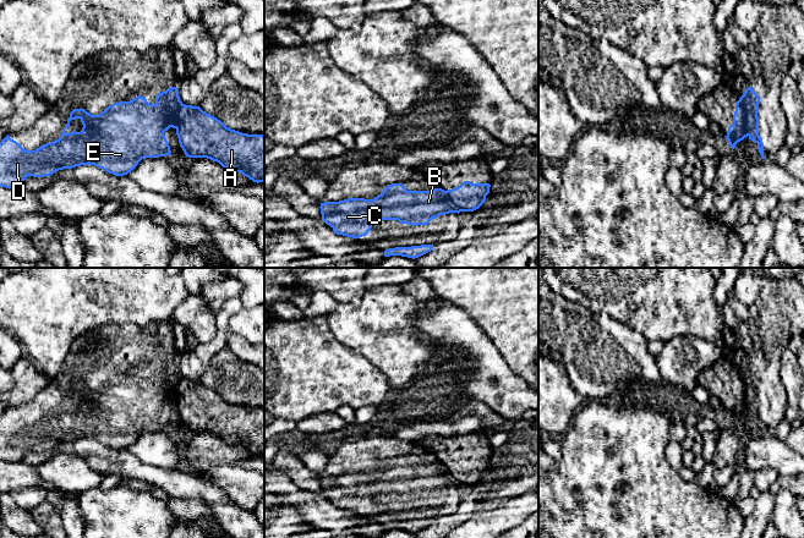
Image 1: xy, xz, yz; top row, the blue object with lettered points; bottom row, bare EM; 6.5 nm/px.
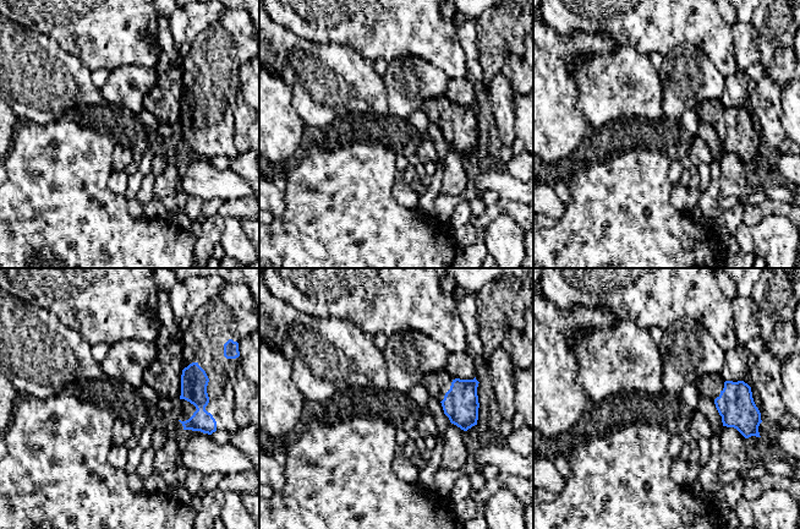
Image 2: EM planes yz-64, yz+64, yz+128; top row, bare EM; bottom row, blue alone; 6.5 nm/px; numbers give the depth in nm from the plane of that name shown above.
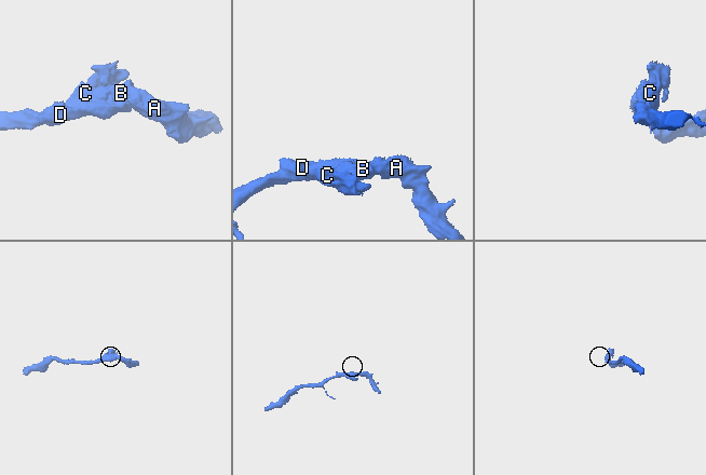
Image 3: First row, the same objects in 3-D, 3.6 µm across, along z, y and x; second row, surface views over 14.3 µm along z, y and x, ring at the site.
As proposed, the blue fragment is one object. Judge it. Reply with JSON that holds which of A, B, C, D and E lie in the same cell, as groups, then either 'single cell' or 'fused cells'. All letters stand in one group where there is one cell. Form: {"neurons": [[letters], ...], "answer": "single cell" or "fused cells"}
{"neurons": [["A"], ["B", "C", "D", "E"]], "answer": "fused cells"}

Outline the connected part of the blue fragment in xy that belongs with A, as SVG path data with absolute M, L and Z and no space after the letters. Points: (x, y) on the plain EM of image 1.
M199 380L177 383L176 408L188 432L207 432L253 456L264 456L264 410L226 401Z

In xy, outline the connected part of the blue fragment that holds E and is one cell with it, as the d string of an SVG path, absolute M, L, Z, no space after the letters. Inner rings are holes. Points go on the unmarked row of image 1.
M171 361L155 368L154 378L149 378L146 372L138 369L130 375L114 377L99 389L92 389L84 383L73 383L61 411L35 424L23 423L7 408L0 416L0 461L20 462L28 450L39 452L81 439L94 439L115 450L127 449L144 432L170 429L170 419L164 406L170 401L176 402L177 383L181 379L177 362ZM76 392L81 394L82 405L73 404L66 407L70 395Z

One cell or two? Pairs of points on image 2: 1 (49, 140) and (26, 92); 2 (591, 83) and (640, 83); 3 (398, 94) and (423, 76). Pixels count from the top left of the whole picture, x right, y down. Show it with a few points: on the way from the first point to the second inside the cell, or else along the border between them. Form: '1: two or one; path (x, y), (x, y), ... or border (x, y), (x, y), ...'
1: two; border (20, 118), (27, 118), (40, 124), (58, 120)
2: one; path (603, 83), (628, 83)
3: one; path (404, 88), (417, 77)

